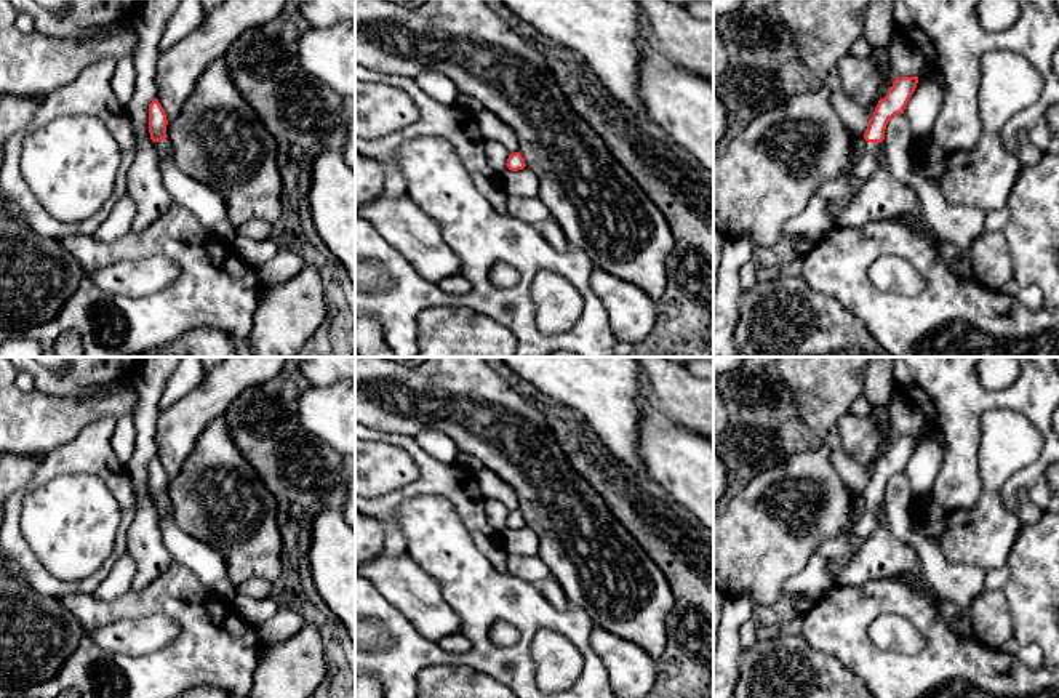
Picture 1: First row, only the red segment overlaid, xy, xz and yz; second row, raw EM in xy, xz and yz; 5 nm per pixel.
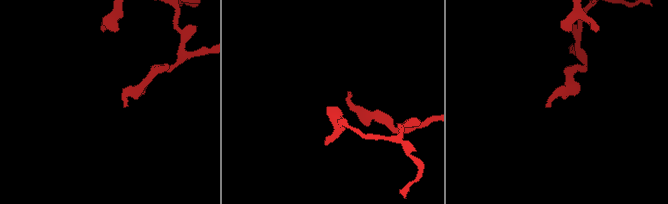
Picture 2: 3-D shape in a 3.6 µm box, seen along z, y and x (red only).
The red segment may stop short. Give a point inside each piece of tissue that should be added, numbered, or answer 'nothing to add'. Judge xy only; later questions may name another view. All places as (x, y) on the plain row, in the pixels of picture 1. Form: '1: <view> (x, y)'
1: xy (203, 561)

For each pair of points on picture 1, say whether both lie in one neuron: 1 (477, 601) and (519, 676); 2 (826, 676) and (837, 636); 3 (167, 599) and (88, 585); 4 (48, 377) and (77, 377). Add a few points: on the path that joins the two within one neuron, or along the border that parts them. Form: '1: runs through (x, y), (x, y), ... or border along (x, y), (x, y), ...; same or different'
1: runs through (477, 623), (479, 641), (496, 658), (507, 658); same
2: border along (800, 636), (813, 647), (835, 657), (861, 681); different
3: border along (91, 591), (69, 593), (59, 597); different
4: runs through (55, 378), (71, 378); same

